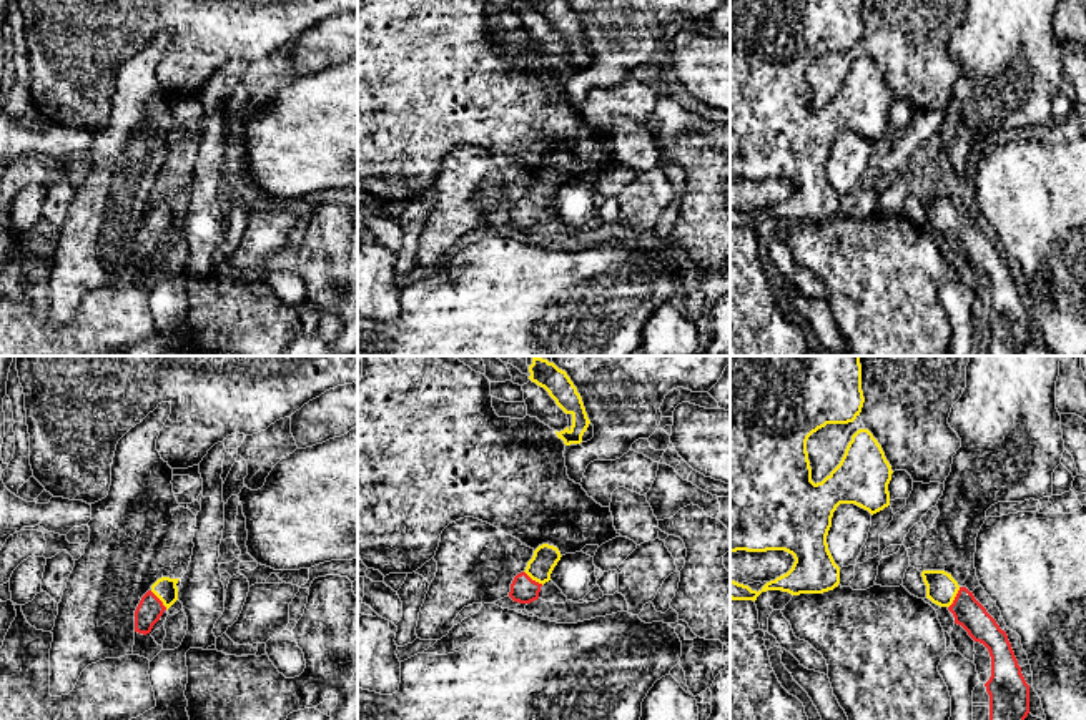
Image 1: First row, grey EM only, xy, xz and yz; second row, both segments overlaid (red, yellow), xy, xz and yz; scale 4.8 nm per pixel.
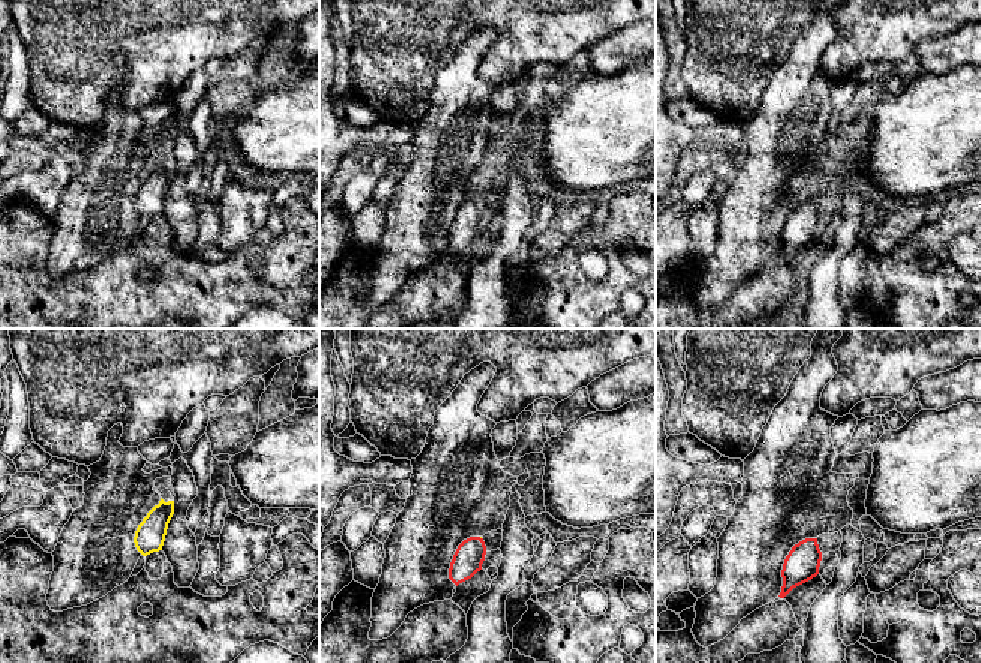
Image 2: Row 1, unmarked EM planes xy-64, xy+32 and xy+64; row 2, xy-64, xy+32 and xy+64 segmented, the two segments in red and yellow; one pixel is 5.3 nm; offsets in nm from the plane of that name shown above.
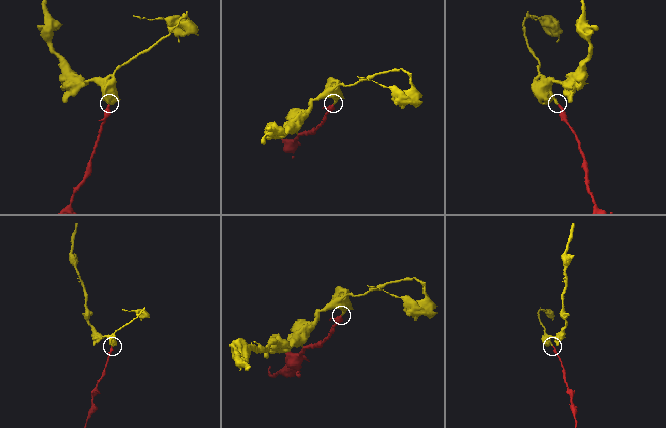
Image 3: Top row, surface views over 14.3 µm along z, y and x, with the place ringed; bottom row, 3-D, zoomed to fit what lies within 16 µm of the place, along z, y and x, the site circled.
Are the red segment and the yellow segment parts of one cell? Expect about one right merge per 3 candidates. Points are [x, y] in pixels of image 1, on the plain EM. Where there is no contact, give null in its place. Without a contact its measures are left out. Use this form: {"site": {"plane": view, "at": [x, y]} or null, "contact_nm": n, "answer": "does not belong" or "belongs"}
{"site": {"plane": "yz", "at": [955, 225]}, "contact_nm": 120, "answer": "belongs"}

